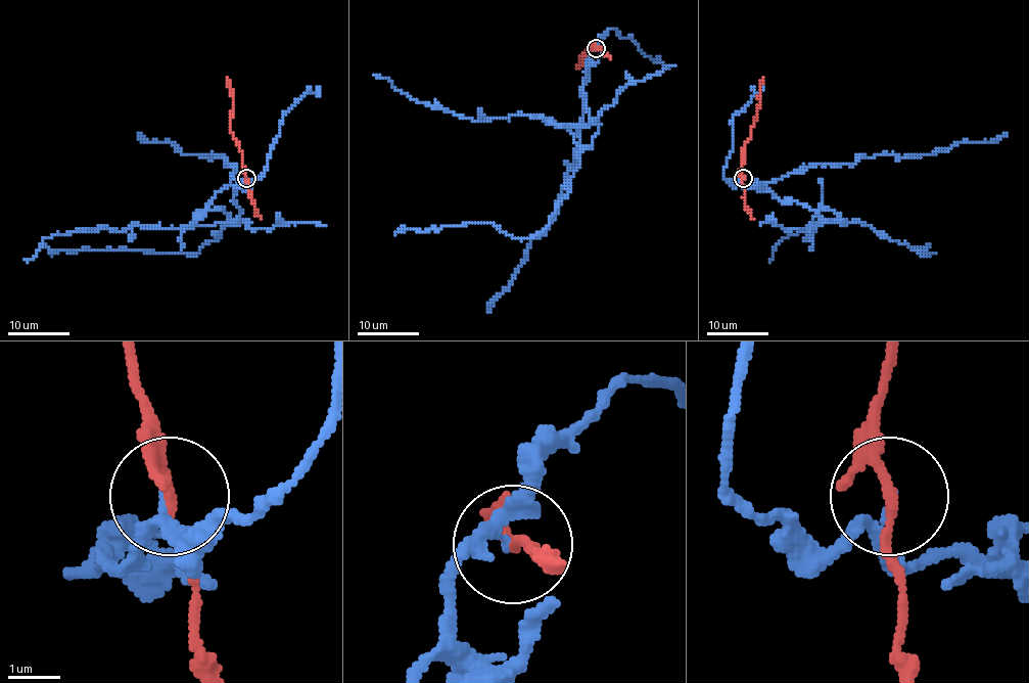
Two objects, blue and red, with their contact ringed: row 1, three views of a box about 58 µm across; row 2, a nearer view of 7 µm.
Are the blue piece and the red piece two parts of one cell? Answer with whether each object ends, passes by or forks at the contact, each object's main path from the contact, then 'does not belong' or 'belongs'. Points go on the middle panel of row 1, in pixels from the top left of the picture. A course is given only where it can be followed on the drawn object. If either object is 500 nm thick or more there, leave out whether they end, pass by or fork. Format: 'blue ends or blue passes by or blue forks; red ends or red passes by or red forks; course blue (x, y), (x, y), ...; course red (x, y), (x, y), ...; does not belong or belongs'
blue passes by; red forks; course blue (596, 47), (585, 63), (591, 120), (544, 117), (580, 149), (545, 226), (526, 238), (487, 222), (394, 234); course red (596, 47), (580, 57), (581, 64), (575, 67); does not belong

